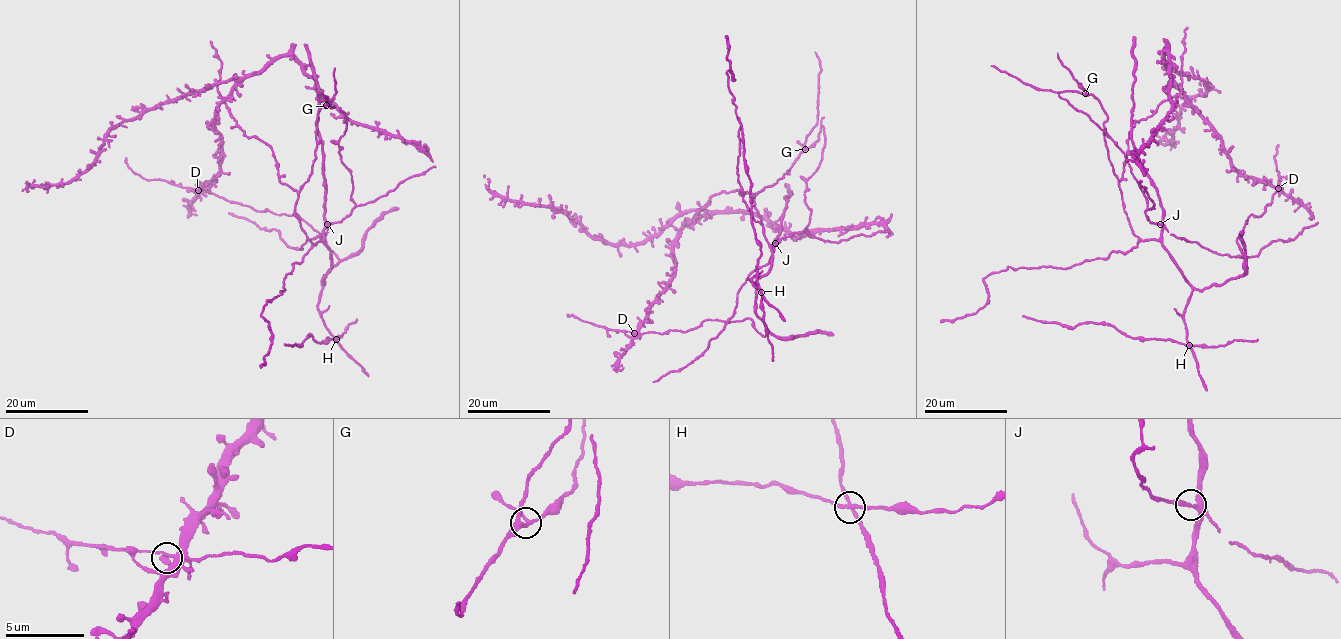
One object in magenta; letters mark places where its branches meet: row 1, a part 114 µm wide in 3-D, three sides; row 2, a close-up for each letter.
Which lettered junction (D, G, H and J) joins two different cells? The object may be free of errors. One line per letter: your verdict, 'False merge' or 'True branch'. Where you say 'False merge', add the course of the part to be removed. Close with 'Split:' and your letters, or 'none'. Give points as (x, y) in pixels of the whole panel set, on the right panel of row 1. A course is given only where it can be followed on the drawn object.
D: True branch
G: True branch
H: False merge. Course of the part to remove: (1188, 346), (1170, 339), (1132, 338), (1107, 324), (1082, 322), (1065, 327), (1022, 315)
J: True branch
Split: H

